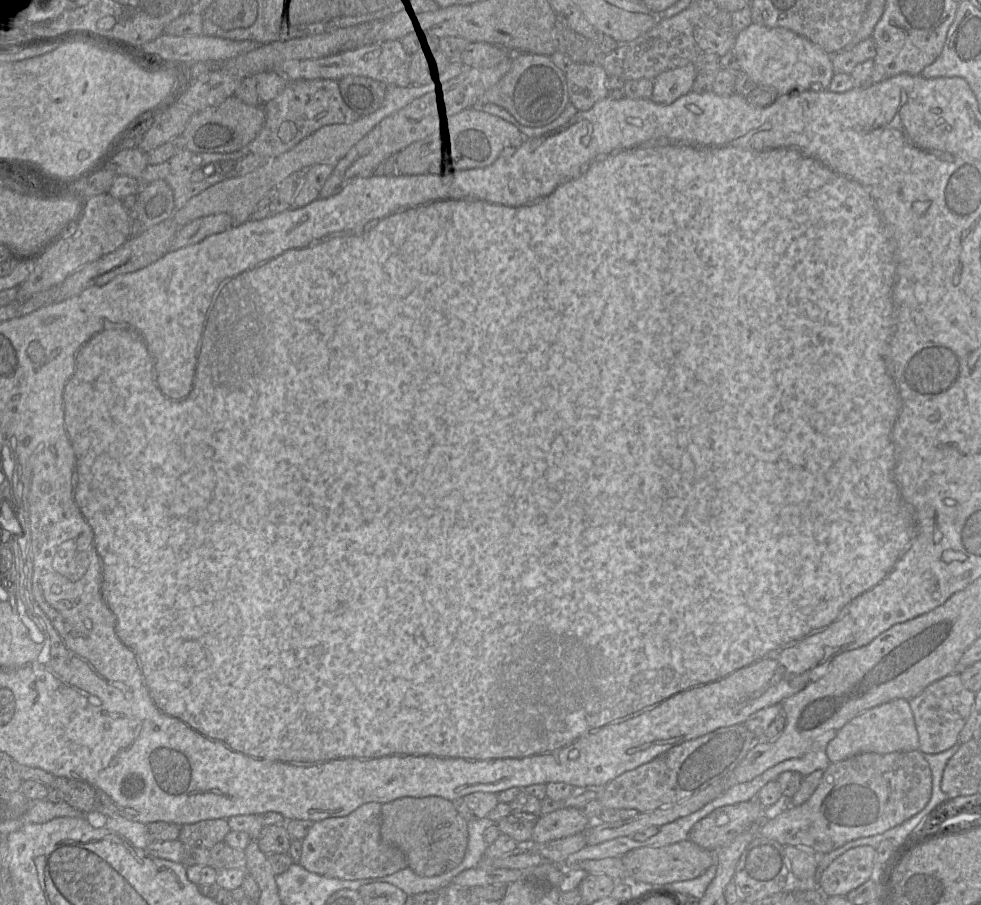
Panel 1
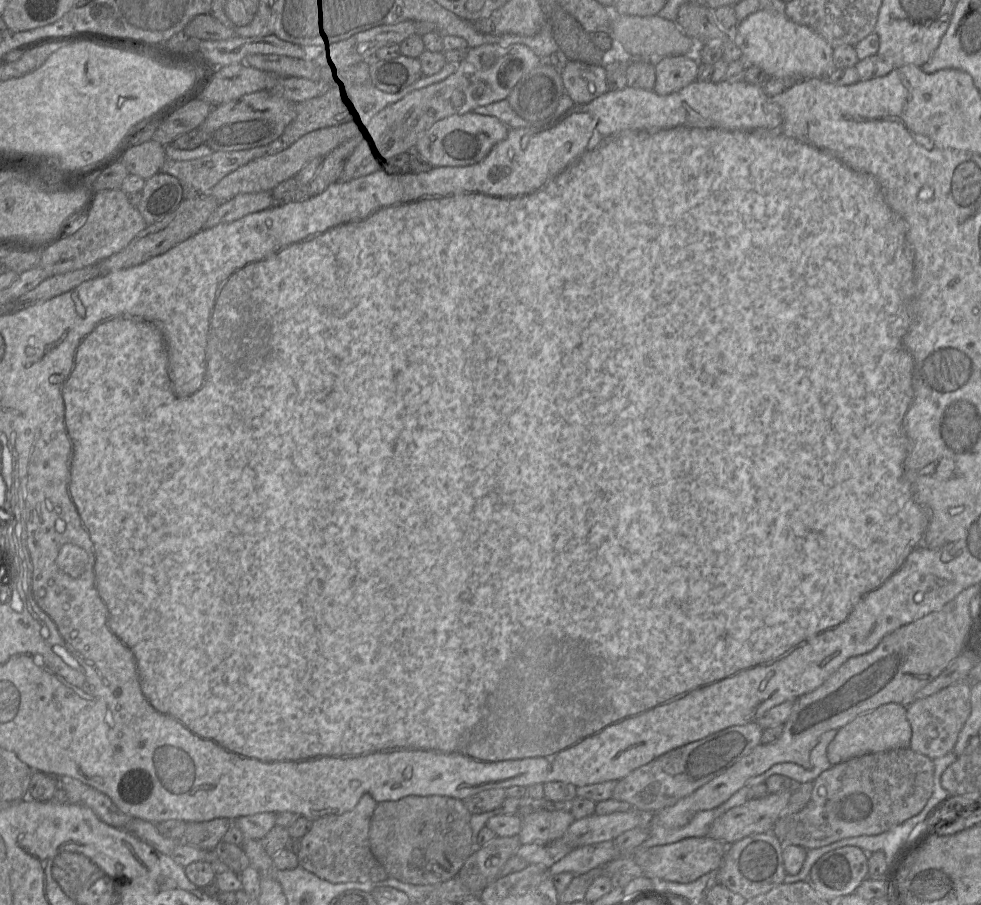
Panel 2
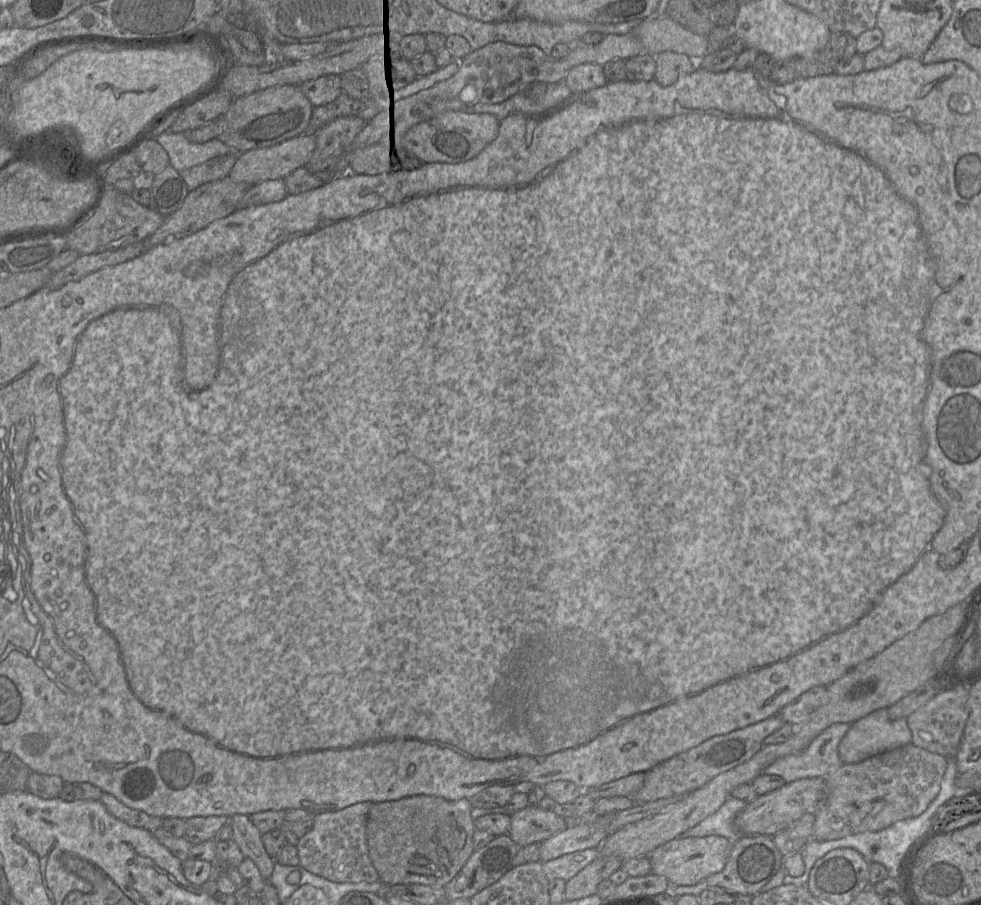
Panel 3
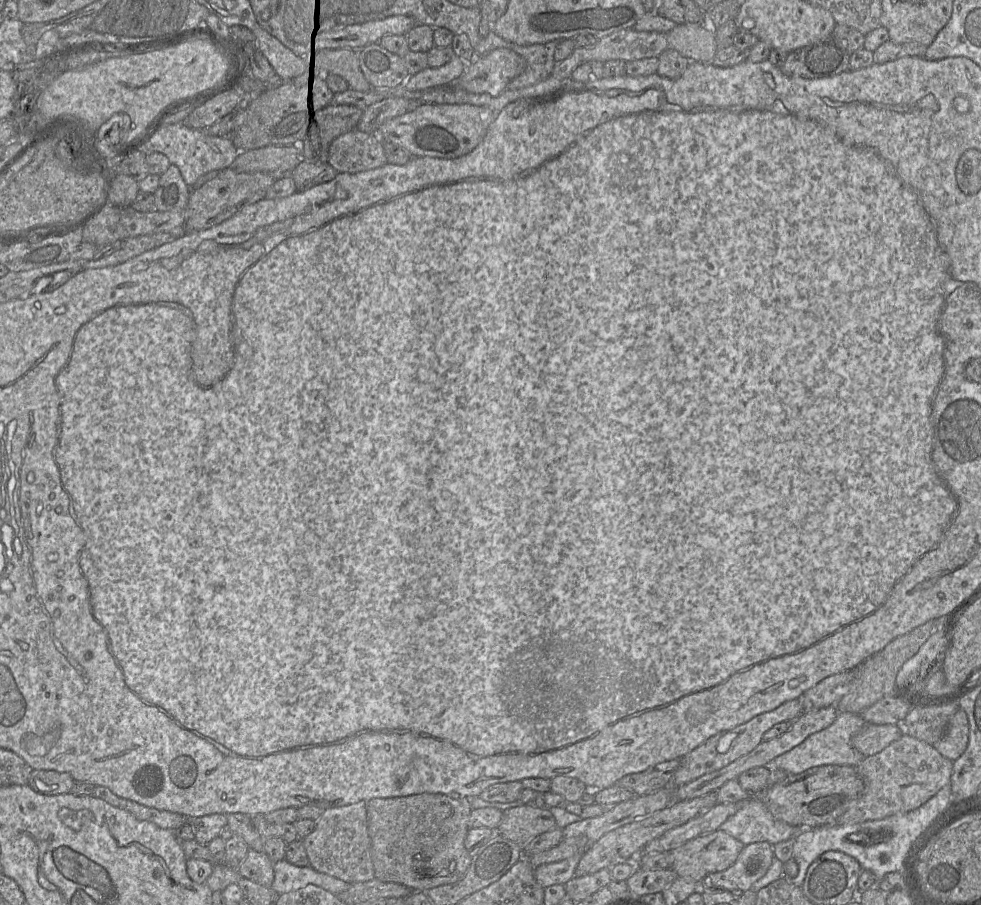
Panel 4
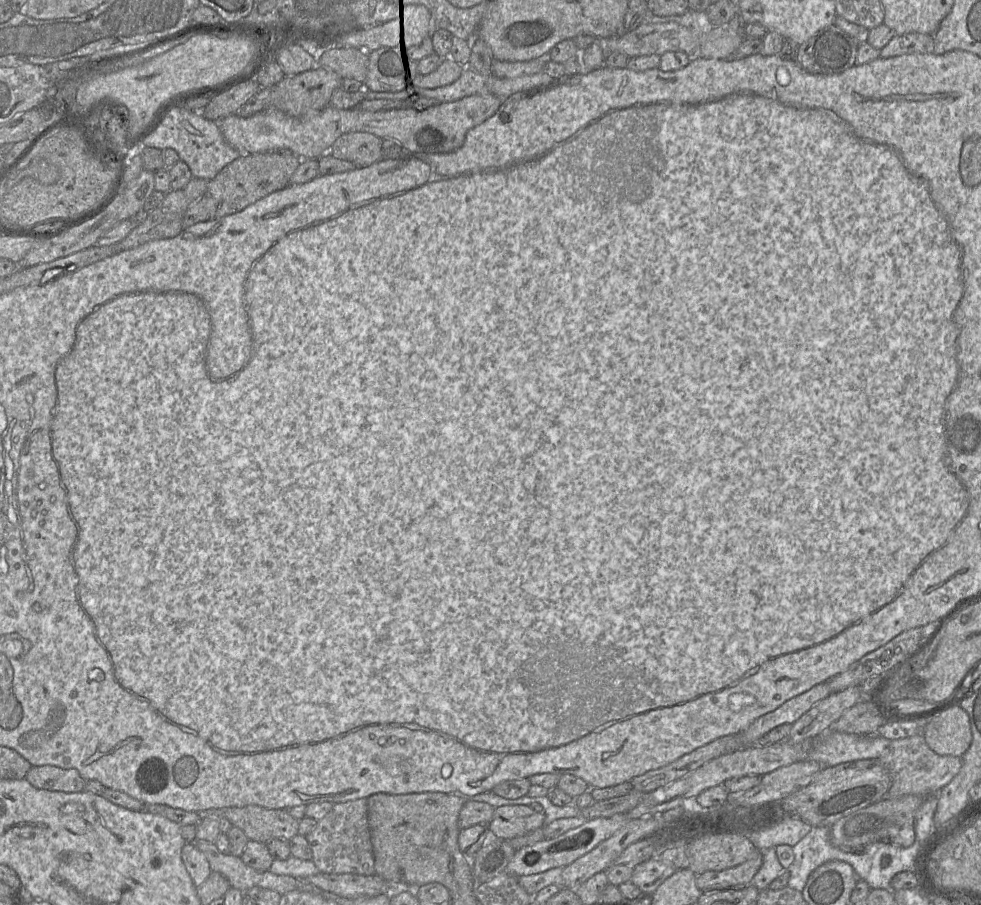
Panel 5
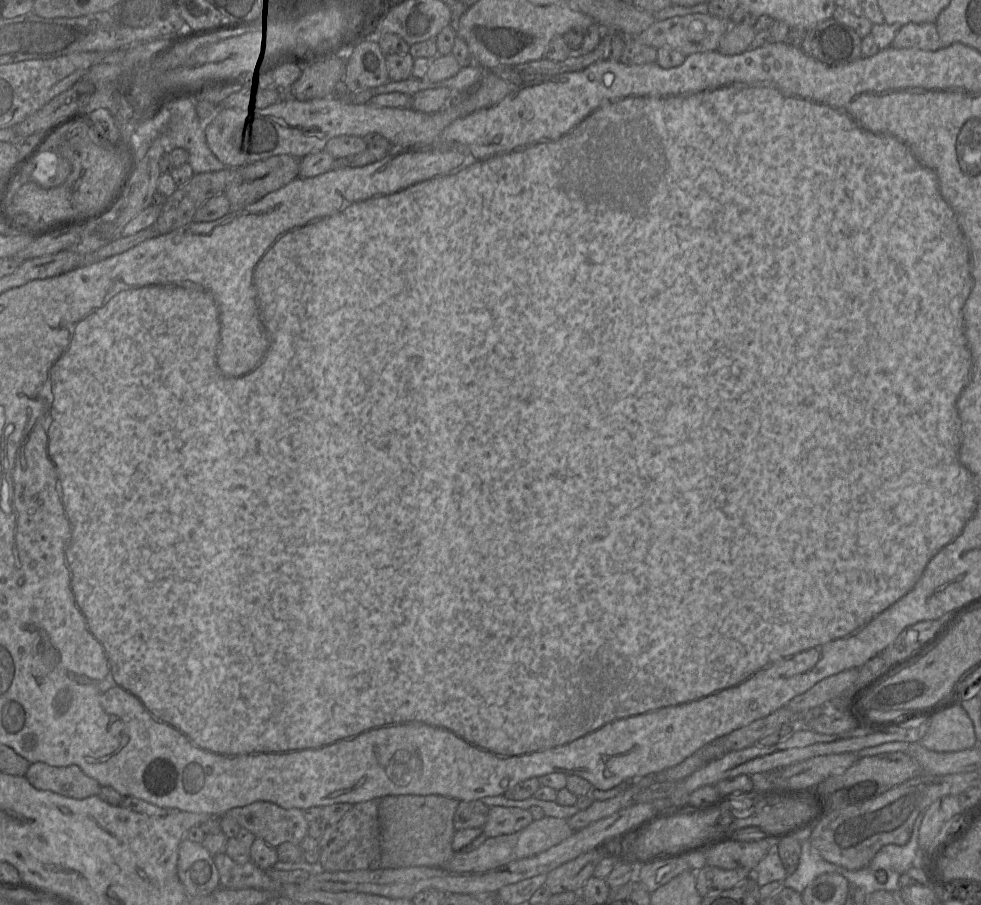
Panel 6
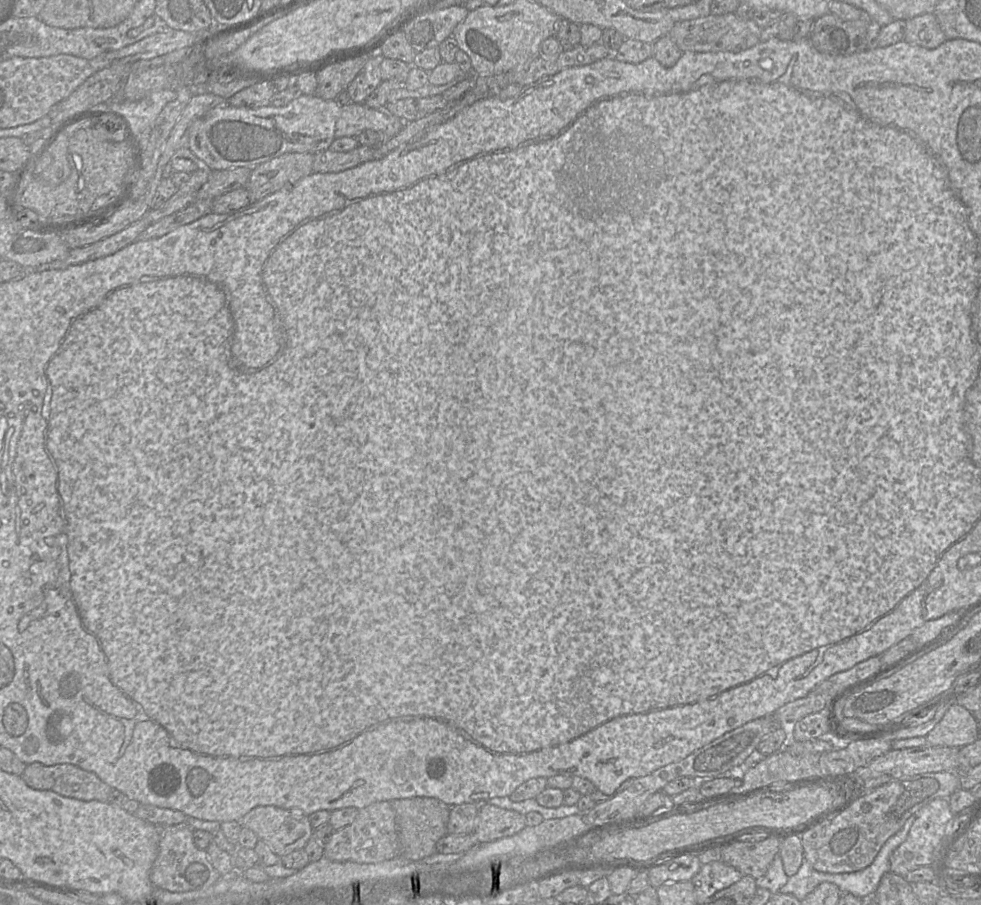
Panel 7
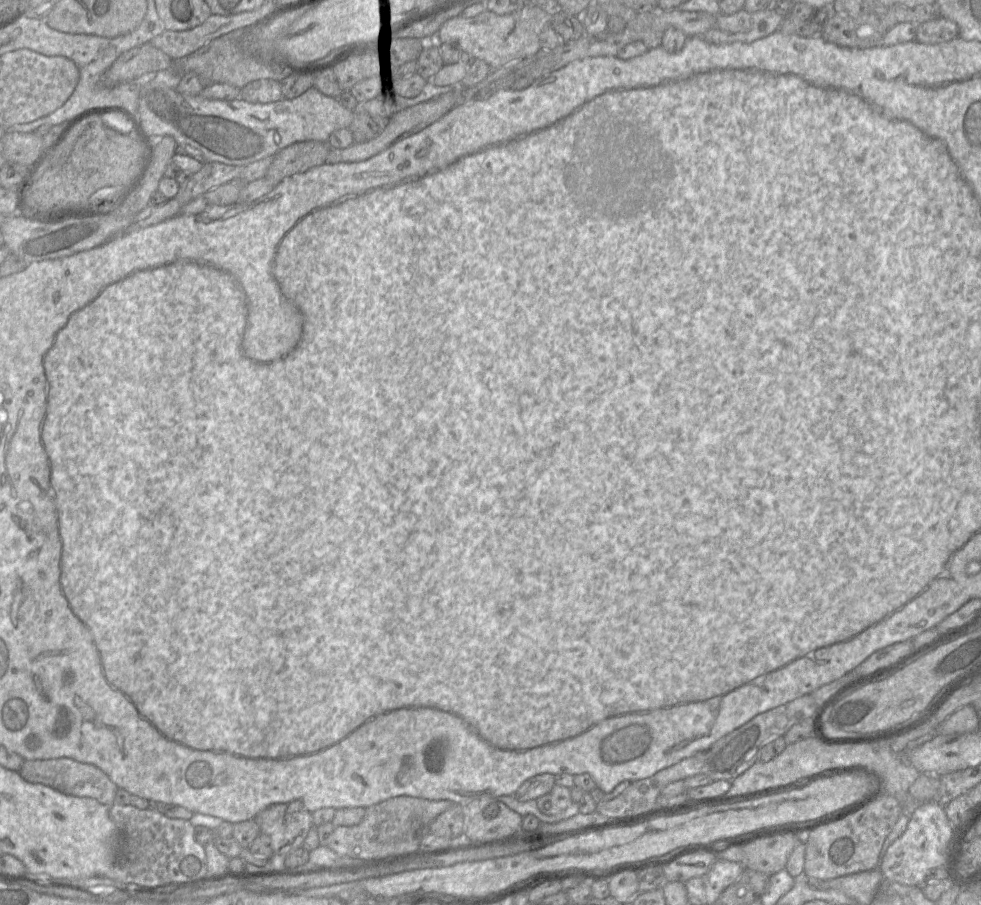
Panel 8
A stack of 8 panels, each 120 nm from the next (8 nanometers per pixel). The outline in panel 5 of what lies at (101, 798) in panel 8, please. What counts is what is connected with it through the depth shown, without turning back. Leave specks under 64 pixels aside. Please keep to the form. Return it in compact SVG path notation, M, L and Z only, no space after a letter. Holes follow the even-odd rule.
M53 765L31 766L25 779L36 788L63 792L85 791L87 782L77 769Z

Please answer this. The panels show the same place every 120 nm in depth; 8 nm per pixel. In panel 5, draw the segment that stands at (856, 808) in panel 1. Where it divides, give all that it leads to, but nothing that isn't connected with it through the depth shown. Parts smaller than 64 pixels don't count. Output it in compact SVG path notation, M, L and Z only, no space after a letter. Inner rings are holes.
M923 734L890 741L883 755L878 758L891 777L891 786L885 798L937 795L961 769L961 757L938 755L927 745Z

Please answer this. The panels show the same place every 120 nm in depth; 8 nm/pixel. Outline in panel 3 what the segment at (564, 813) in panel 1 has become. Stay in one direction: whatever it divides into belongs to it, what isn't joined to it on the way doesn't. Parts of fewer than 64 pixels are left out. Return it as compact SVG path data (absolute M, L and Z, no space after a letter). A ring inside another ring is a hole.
M527 806L510 817L511 825L507 834L520 847L542 843L567 828L563 817L538 806Z

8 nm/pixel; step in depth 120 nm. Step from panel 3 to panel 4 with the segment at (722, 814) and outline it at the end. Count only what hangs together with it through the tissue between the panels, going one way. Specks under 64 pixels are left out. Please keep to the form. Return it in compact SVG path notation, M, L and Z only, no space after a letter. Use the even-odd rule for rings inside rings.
M760 796L747 799L741 809L729 817L720 827L743 845L756 842L779 842L794 840L804 829L776 819L767 809Z

